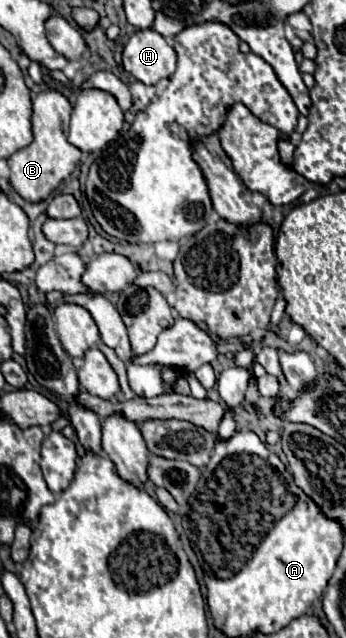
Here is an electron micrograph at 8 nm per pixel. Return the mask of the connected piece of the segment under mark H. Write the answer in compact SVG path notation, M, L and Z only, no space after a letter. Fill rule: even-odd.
M138 30L122 52L126 72L142 84L158 84L176 70L176 52L156 30Z

